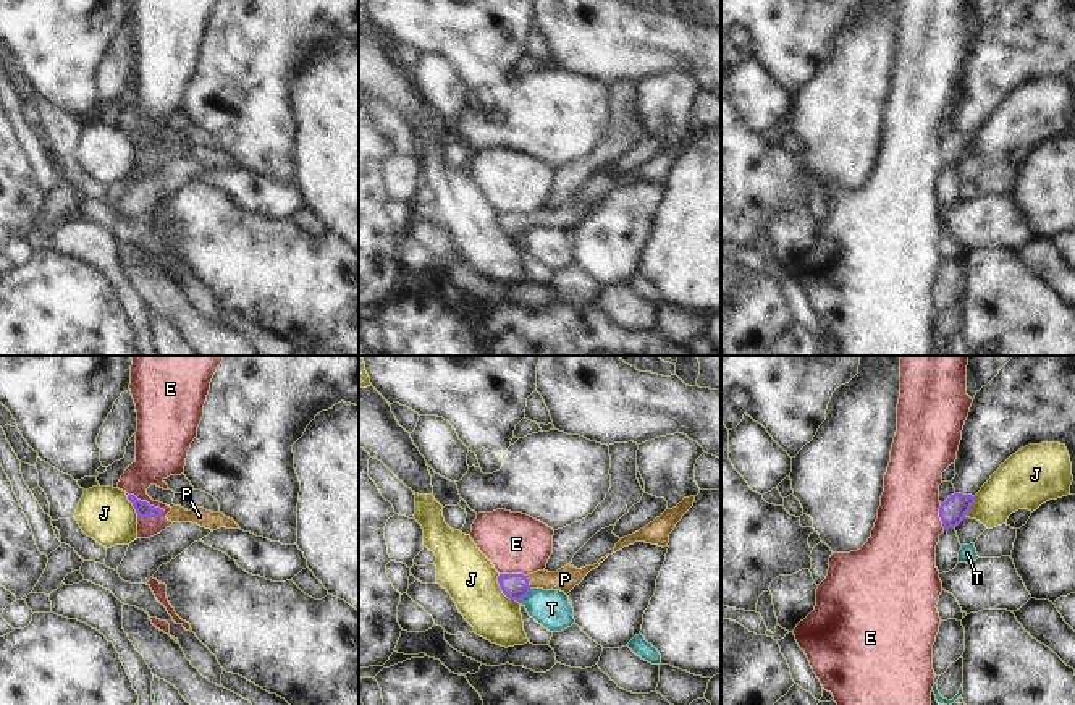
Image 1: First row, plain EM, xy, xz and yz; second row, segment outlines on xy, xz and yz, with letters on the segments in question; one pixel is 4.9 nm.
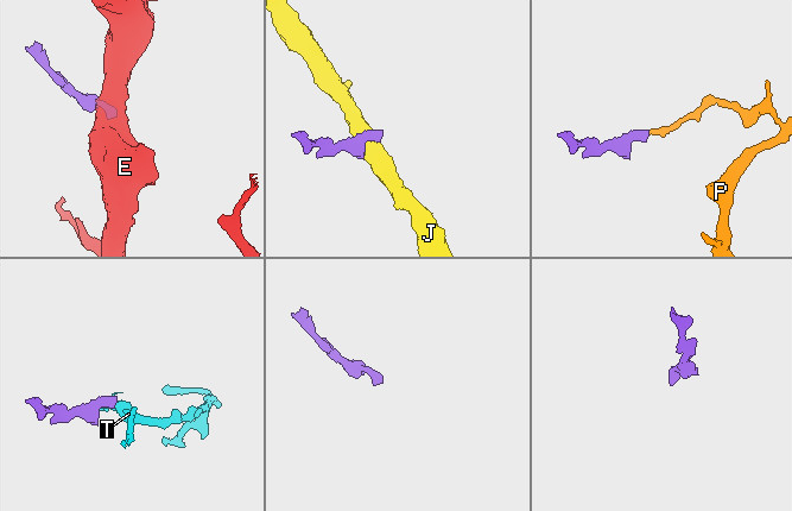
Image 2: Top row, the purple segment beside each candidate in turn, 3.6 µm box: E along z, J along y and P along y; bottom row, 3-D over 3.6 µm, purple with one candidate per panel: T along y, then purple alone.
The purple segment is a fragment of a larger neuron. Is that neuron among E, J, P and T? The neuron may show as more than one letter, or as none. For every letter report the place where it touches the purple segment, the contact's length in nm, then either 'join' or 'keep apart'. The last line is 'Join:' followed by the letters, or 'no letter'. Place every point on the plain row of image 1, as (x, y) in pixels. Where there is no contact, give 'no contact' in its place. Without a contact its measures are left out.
E: xy (146, 139) | 220 nm | keep apart
J: xz (503, 230) | 190 nm | keep apart
P: xz (527, 220) | 70 nm | join
T: xz (526, 232) | 90 nm | keep apart
Join: P

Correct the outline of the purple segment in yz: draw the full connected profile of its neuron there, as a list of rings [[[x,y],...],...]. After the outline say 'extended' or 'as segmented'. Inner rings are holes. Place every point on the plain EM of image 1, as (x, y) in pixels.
[[[954,131],[939,146],[939,155],[944,167],[957,165],[975,141],[975,134]]] | as segmented

